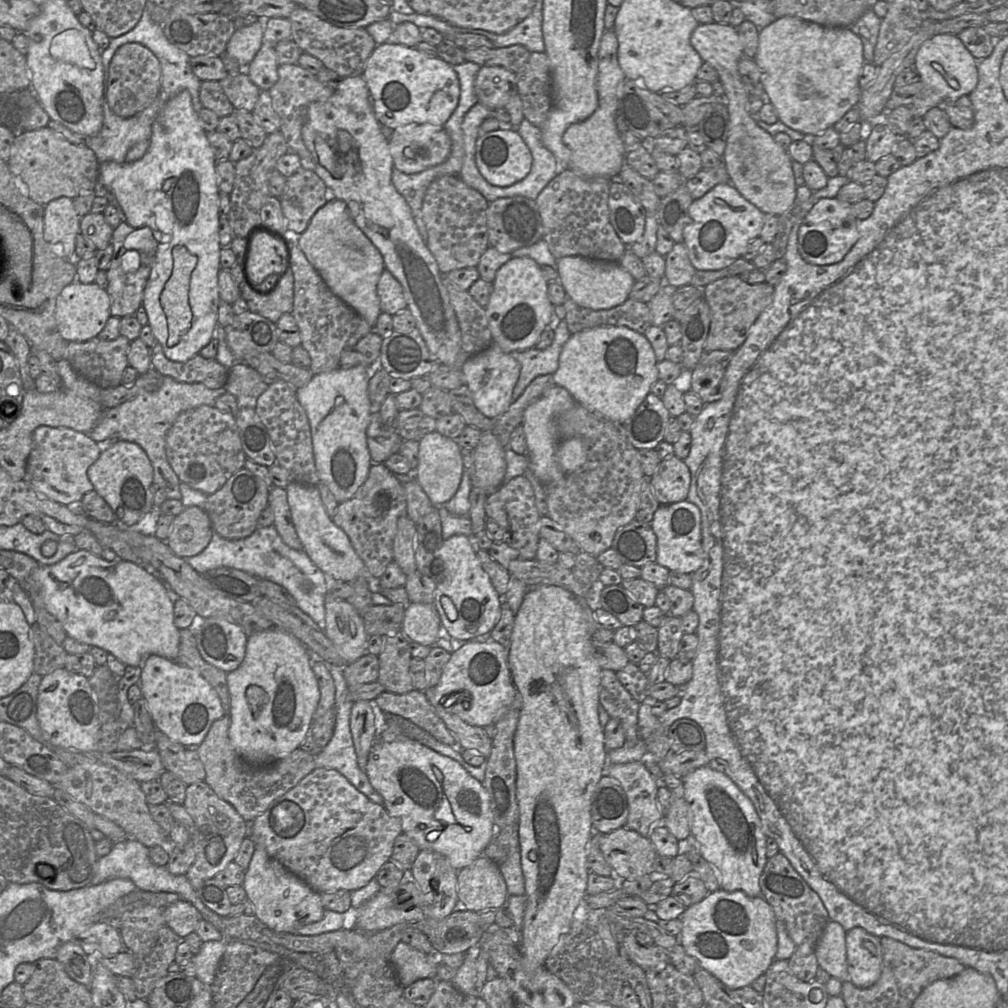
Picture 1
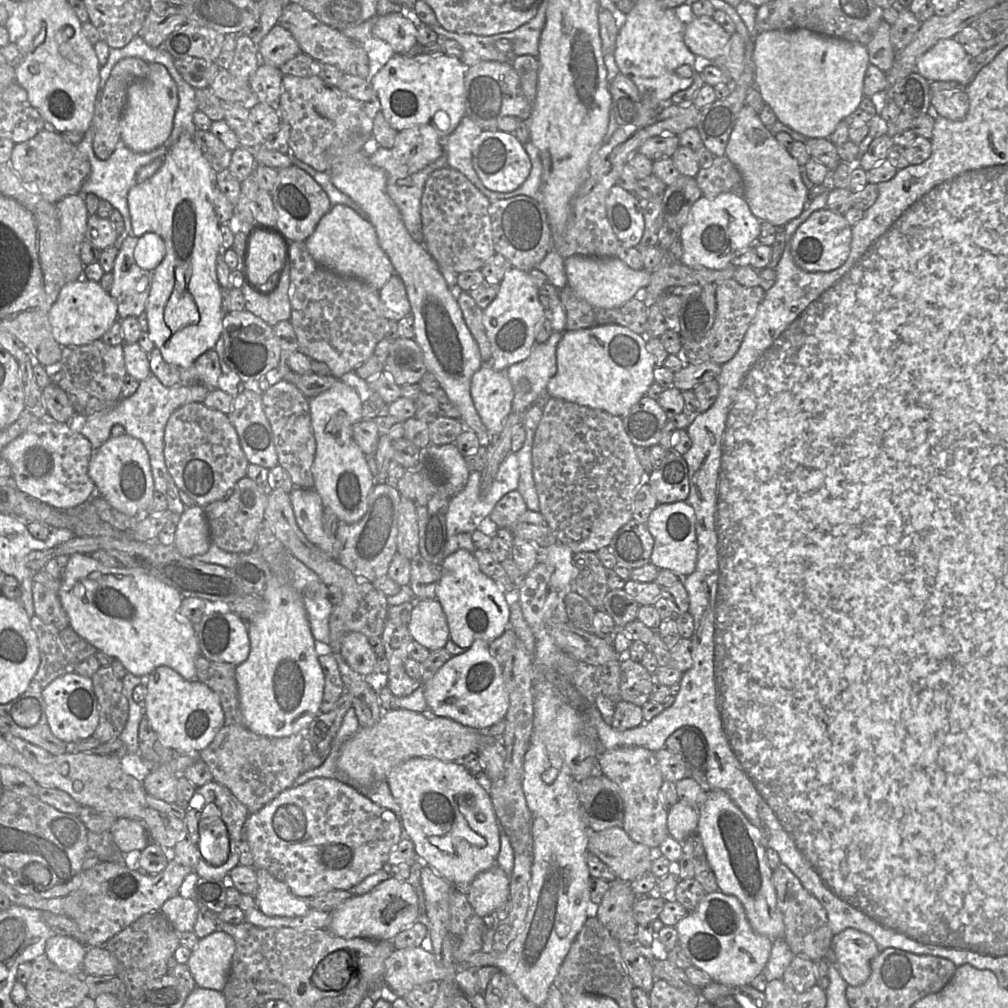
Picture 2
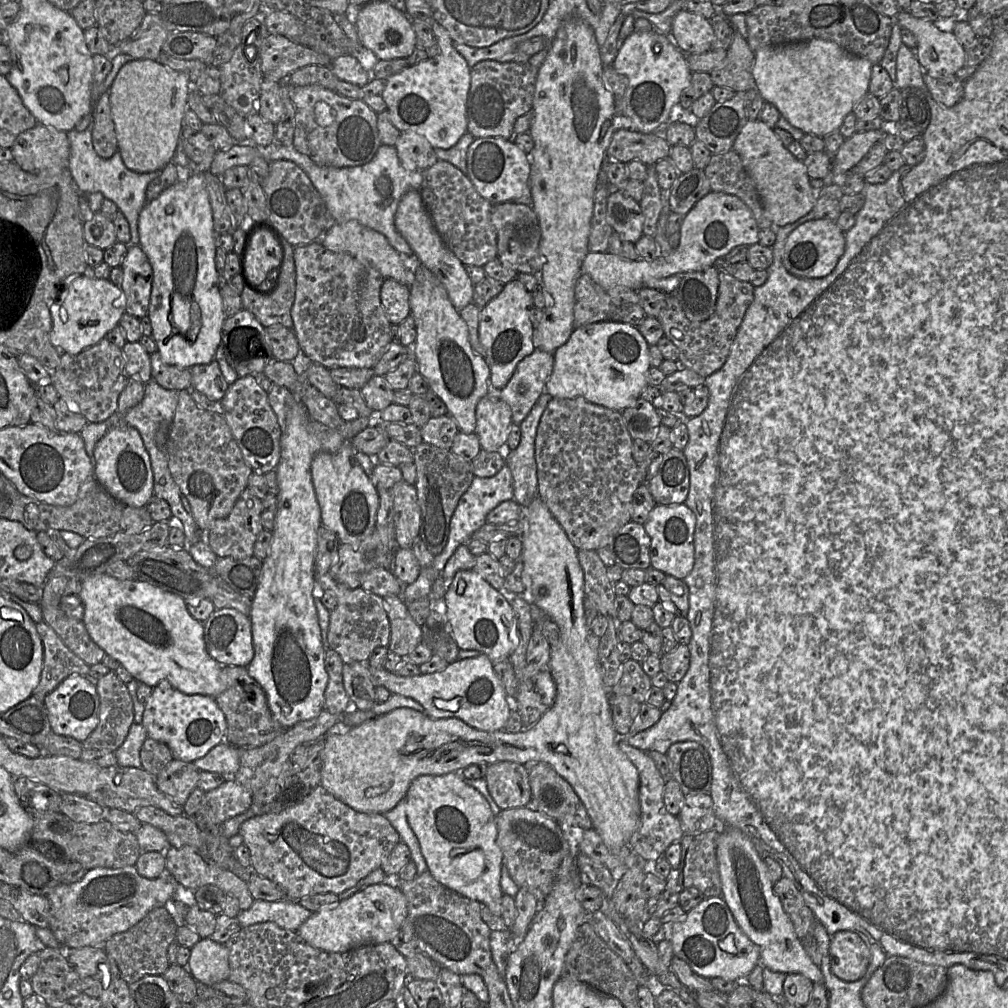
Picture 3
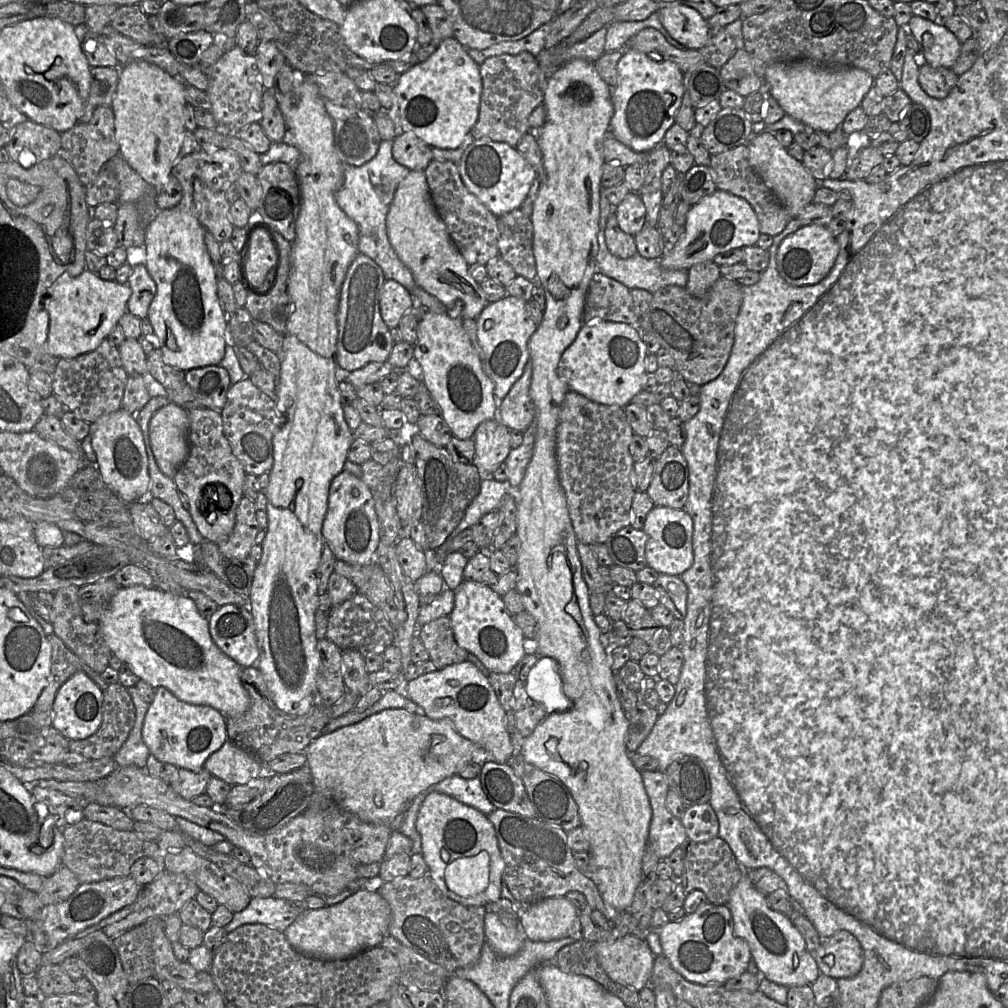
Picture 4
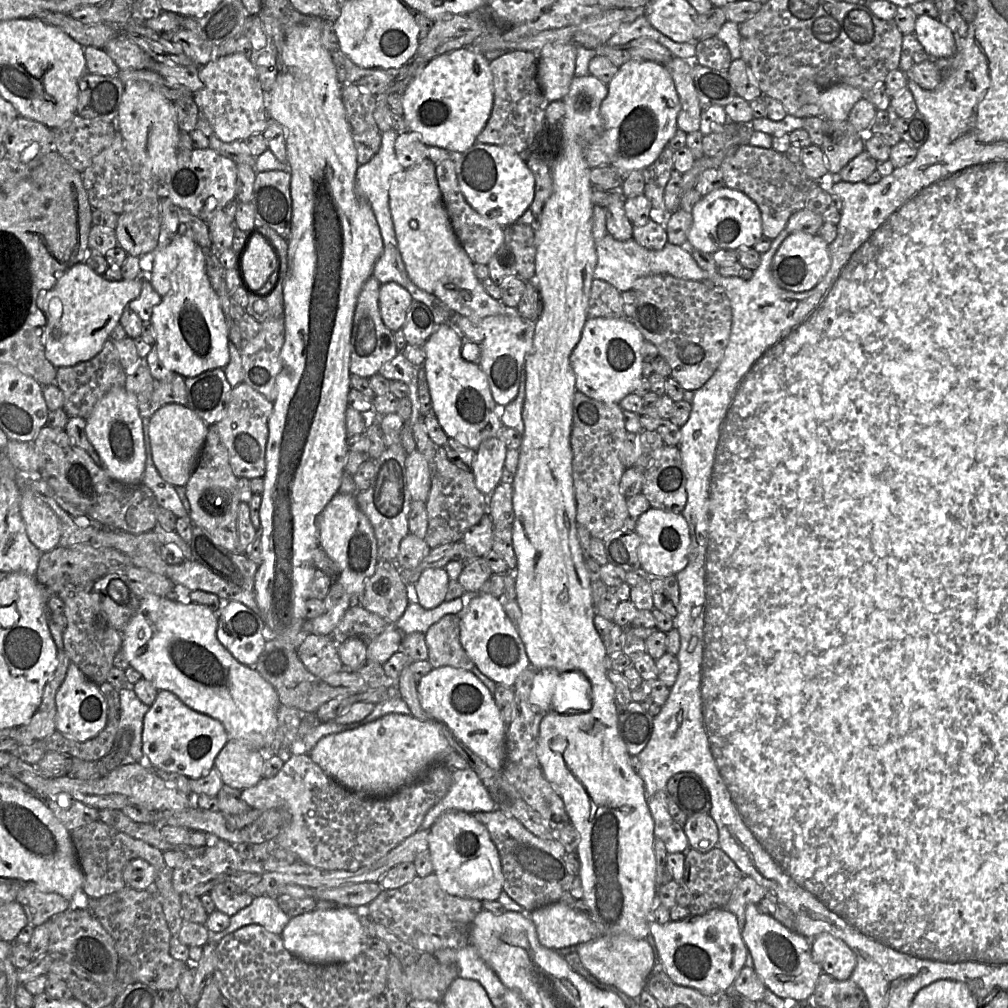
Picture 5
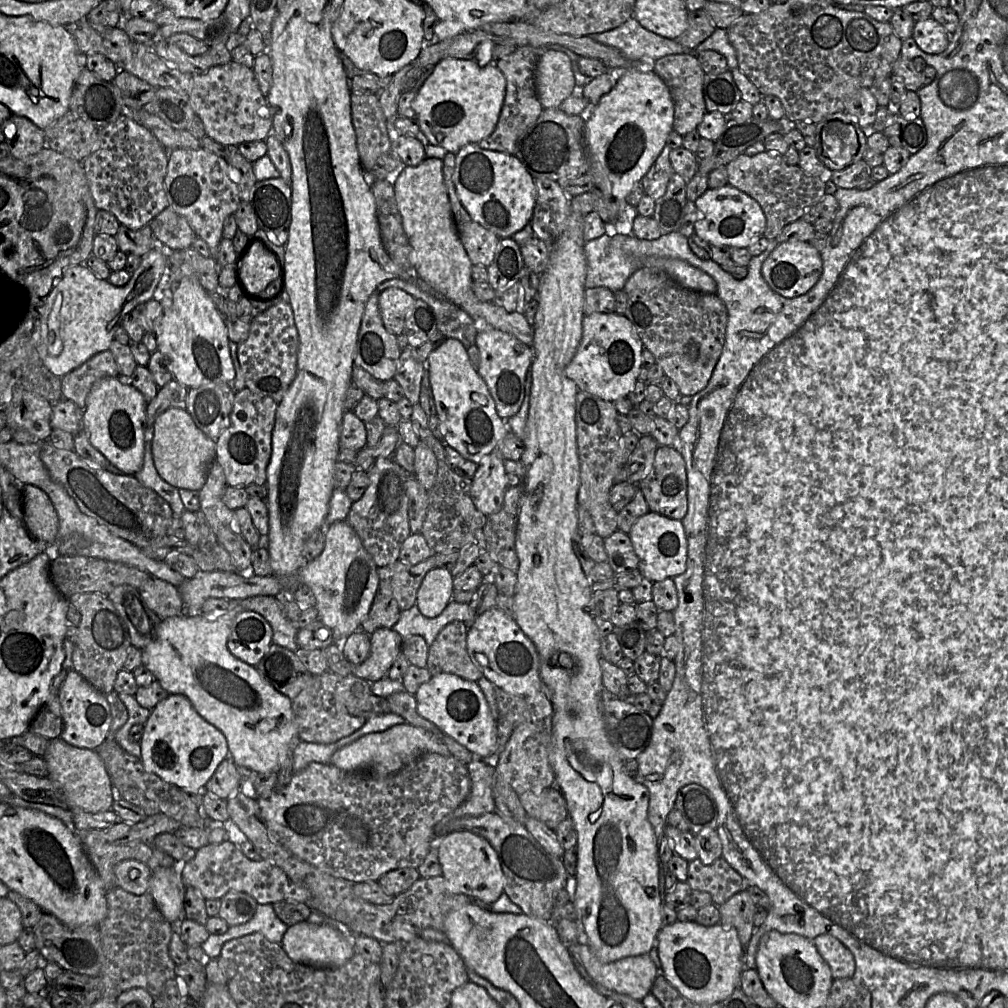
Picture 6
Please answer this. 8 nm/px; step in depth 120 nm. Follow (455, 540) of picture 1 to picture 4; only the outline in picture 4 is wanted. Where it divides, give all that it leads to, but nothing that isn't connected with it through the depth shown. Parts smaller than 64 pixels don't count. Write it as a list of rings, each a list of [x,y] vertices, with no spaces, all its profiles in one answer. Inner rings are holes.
[[[463,580],[454,591],[454,607],[449,618],[456,643],[475,655],[489,672],[511,673],[525,655],[521,629],[512,620],[502,597],[490,586]]]

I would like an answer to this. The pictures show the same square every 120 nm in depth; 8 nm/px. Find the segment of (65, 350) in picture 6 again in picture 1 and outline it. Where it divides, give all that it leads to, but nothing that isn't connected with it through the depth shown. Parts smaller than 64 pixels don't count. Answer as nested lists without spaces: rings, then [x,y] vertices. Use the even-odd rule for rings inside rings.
[[[75,280],[63,288],[56,300],[56,323],[60,334],[68,342],[88,341],[97,337],[110,316],[110,297],[95,282],[83,284]]]

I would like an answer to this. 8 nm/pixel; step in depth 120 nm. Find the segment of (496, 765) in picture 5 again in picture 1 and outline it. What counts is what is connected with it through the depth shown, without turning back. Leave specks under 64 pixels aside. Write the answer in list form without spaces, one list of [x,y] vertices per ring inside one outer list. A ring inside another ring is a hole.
[[[482,635],[466,642],[461,648],[454,651],[450,660],[445,664],[439,682],[433,687],[433,695],[441,702],[443,696],[464,693],[469,696],[468,701],[457,702],[446,707],[447,712],[457,715],[461,720],[472,726],[485,727],[496,724],[500,718],[508,712],[516,694],[516,688],[512,682],[512,676],[508,667],[508,652],[498,642],[490,638],[490,635]]]

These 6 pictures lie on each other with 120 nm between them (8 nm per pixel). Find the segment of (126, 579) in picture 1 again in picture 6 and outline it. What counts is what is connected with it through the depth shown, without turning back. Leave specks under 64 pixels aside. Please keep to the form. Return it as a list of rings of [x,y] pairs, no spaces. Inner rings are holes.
[[[230,600],[228,609],[225,609],[225,611],[207,613],[206,616],[204,614],[192,617],[178,615],[162,619],[158,626],[155,639],[142,649],[142,664],[153,674],[154,678],[159,681],[164,690],[166,690],[169,694],[182,694],[186,696],[198,714],[223,733],[227,740],[229,757],[237,766],[247,767],[253,772],[275,772],[278,774],[288,755],[289,743],[291,739],[297,735],[297,727],[292,710],[292,700],[278,692],[269,683],[267,683],[260,676],[254,666],[239,660],[228,650],[227,640],[230,634],[232,622],[237,614],[244,610],[243,607],[239,605],[239,601],[240,600]]]

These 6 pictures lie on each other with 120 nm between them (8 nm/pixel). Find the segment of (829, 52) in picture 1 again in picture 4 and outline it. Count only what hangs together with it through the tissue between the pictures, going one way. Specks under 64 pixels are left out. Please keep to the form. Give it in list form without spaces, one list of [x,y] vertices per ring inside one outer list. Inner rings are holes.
[[[793,61],[769,65],[763,82],[765,93],[772,96],[787,115],[815,132],[832,132],[841,128],[845,117],[860,106],[874,80],[868,72],[851,66],[829,67],[811,61]]]

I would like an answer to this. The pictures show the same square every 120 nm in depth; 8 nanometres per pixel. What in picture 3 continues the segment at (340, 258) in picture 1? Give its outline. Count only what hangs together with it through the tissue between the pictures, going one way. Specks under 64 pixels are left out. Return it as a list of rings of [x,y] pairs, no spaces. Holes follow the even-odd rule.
[[[355,220],[334,223],[323,235],[321,243],[331,251],[347,253],[353,257],[367,261],[381,273],[384,279],[394,279],[407,287],[413,284],[415,270],[421,264],[416,255],[412,255],[411,258],[400,256],[383,234],[363,226]]]

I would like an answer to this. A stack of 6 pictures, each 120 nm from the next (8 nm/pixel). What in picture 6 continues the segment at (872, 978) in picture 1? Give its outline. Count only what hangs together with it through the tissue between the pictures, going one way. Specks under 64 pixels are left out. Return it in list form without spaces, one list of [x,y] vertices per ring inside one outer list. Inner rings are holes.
[[[821,934],[812,940],[820,956],[828,964],[834,979],[852,978],[855,960],[851,951],[837,938]]]

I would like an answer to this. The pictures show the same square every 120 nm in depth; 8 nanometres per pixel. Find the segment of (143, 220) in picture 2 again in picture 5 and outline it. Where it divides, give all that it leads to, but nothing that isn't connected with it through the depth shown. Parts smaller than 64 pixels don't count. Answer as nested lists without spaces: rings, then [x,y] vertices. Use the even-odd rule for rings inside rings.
[[[188,236],[175,237],[165,246],[158,247],[150,258],[144,259],[143,274],[161,297],[160,303],[153,308],[150,322],[155,334],[154,345],[157,347],[158,358],[164,366],[184,378],[215,368],[223,369],[230,360],[228,330],[219,296],[207,275],[202,247]]]

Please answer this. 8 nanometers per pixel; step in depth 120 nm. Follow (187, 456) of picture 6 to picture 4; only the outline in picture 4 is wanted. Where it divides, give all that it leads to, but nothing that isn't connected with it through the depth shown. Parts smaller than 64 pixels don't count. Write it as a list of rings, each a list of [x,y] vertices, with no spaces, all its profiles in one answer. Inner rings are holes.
[[[175,403],[164,405],[150,419],[149,437],[154,458],[159,469],[172,479],[184,464],[189,453],[188,430],[188,411]]]

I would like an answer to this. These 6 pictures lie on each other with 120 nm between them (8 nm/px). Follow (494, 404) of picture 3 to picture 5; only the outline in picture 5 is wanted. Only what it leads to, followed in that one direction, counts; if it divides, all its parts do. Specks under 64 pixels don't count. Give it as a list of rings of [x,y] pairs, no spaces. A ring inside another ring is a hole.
[[[499,436],[484,440],[477,448],[472,473],[476,487],[484,495],[491,495],[500,483],[507,451]]]

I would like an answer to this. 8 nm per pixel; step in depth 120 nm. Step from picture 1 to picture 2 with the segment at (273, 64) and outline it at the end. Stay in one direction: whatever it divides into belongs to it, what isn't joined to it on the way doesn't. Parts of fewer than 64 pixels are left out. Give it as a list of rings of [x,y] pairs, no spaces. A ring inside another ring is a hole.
[[[261,63],[250,78],[250,88],[259,102],[267,103],[278,111],[282,91],[282,77],[279,68]]]

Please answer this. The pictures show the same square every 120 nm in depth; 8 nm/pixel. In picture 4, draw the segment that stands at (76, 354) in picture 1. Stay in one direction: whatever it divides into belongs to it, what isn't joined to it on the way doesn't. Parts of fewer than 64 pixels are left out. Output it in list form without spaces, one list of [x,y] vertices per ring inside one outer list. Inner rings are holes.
[[[107,338],[92,352],[75,358],[58,359],[52,375],[53,394],[66,410],[91,424],[101,416],[121,409],[128,376],[121,361],[119,347]]]

